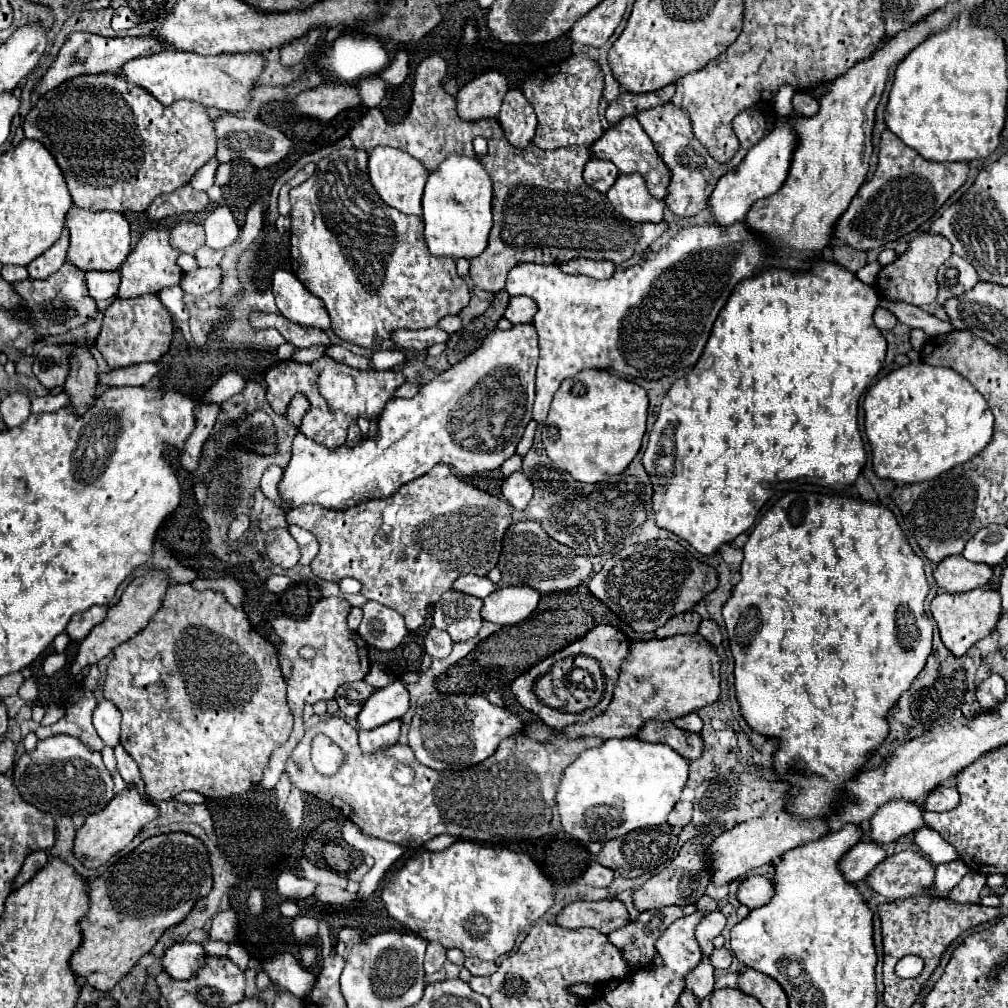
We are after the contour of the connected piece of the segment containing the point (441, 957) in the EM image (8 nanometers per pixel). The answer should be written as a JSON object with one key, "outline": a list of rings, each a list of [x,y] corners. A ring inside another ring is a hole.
{"outline":[[[436,941],[428,943],[426,959],[424,959],[424,969],[426,969],[426,973],[432,975],[432,973],[440,971],[442,965],[444,965],[444,961],[446,961],[446,949],[444,949],[440,943],[436,943]]]}

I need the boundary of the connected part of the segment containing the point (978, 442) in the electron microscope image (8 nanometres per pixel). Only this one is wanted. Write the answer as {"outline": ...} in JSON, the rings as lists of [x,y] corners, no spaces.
{"outline":[[[920,361],[908,363],[872,385],[864,399],[864,411],[866,435],[874,457],[874,473],[878,477],[892,479],[898,485],[922,483],[960,463],[972,461],[990,443],[994,429],[994,415],[988,409],[988,403],[966,377],[948,367],[932,367]]]}

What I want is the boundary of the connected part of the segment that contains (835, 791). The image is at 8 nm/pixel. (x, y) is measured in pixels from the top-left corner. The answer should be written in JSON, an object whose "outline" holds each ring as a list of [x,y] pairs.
{"outline":[[[790,491],[760,519],[760,523],[750,533],[744,545],[744,561],[740,565],[740,583],[734,587],[732,597],[722,607],[722,617],[726,623],[730,649],[734,655],[734,685],[736,697],[740,701],[742,717],[746,723],[768,737],[776,737],[780,741],[780,749],[774,755],[774,767],[784,781],[800,787],[802,791],[794,795],[794,803],[790,811],[800,819],[808,817],[824,817],[832,811],[834,801],[840,797],[844,783],[854,777],[856,769],[868,761],[870,751],[878,749],[888,735],[886,713],[898,701],[898,697],[912,685],[918,673],[926,665],[926,657],[932,651],[932,623],[924,613],[924,599],[928,595],[928,583],[924,575],[924,563],[914,553],[912,545],[904,537],[896,515],[878,501],[864,501],[860,497],[842,497],[842,495],[826,495],[814,491]]]}

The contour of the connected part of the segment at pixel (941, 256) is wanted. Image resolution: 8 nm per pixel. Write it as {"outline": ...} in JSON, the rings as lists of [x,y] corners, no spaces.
{"outline":[[[920,233],[908,243],[908,249],[898,255],[898,259],[886,267],[880,269],[876,277],[876,289],[880,299],[892,299],[892,301],[904,301],[912,305],[926,305],[936,299],[938,285],[936,285],[936,271],[938,267],[948,261],[952,255],[952,247],[948,239],[942,235],[932,235],[932,233]]]}

